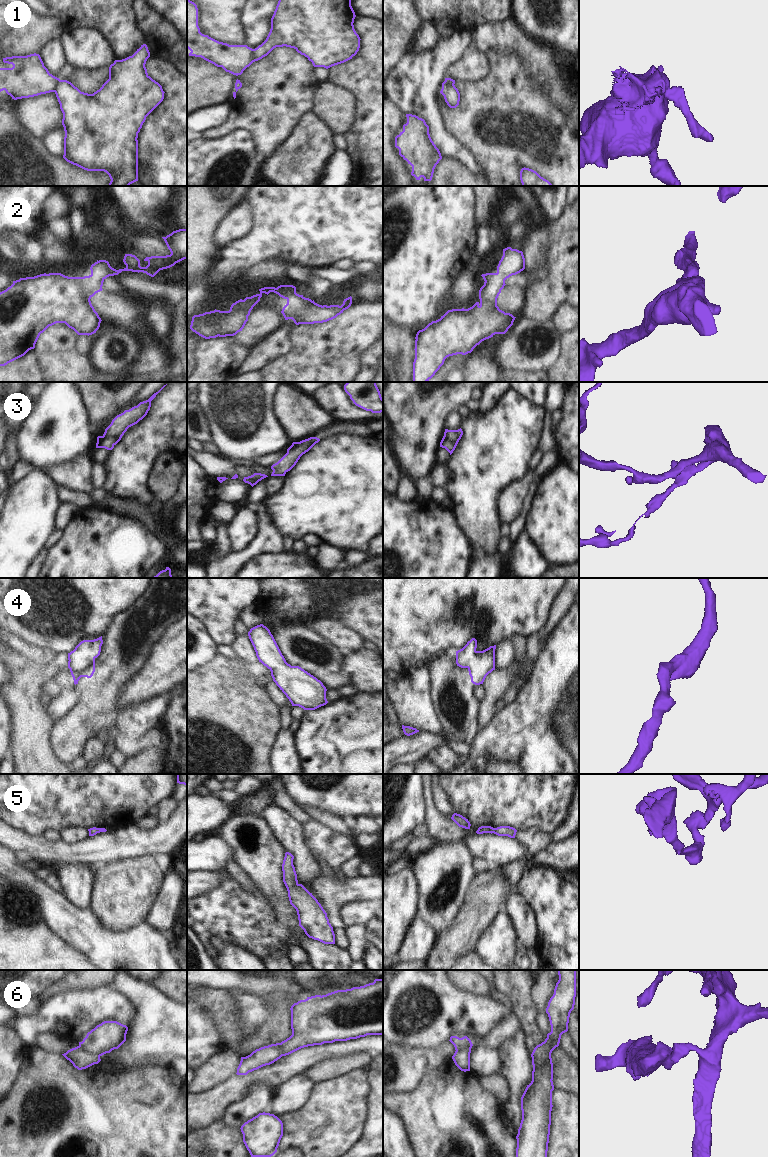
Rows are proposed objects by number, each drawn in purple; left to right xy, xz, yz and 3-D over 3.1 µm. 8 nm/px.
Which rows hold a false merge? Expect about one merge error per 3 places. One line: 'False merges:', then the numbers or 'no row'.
False merges: 1, 6

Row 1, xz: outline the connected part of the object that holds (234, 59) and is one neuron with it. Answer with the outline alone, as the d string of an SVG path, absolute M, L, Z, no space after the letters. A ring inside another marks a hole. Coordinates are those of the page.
M187 0L187 48L191 51L189 56L201 57L236 76L241 75L254 62L254 49L247 45L229 45L202 34L198 26L197 5L190 0Z

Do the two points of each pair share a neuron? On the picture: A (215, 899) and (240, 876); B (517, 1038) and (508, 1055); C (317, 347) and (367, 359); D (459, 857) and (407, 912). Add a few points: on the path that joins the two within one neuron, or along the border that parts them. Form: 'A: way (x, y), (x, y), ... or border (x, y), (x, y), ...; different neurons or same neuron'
A: border (224, 869), (230, 877), (245, 889), (254, 890); different neurons
B: way (517, 1042), (512, 1051); same neuron
C: border (372, 345), (362, 355), (360, 371); different neurons
D: border (414, 877), (418, 891), (417, 915); different neurons

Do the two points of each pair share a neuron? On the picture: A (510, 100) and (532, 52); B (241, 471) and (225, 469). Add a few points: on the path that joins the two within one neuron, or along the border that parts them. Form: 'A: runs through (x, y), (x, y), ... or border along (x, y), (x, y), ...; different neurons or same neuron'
A: border along (508, 52), (522, 58), (539, 87); different neurons
B: border along (237, 465), (235, 473); different neurons

